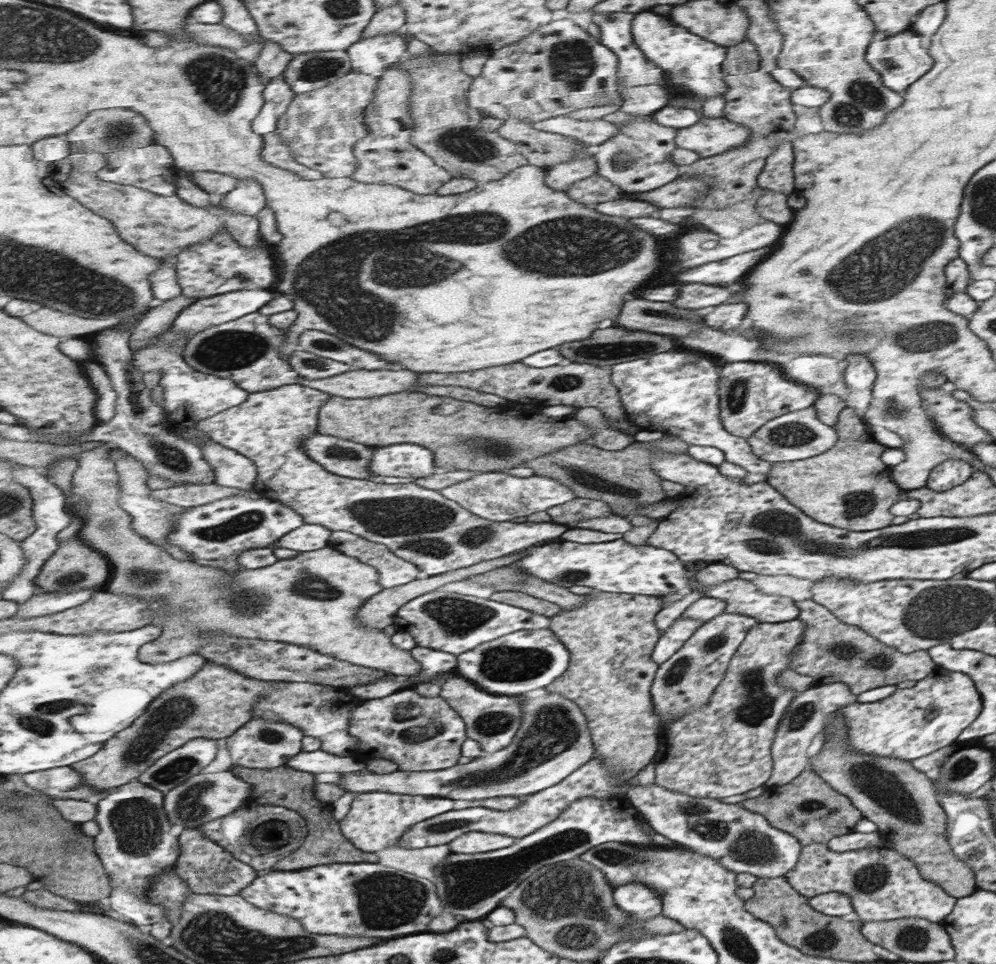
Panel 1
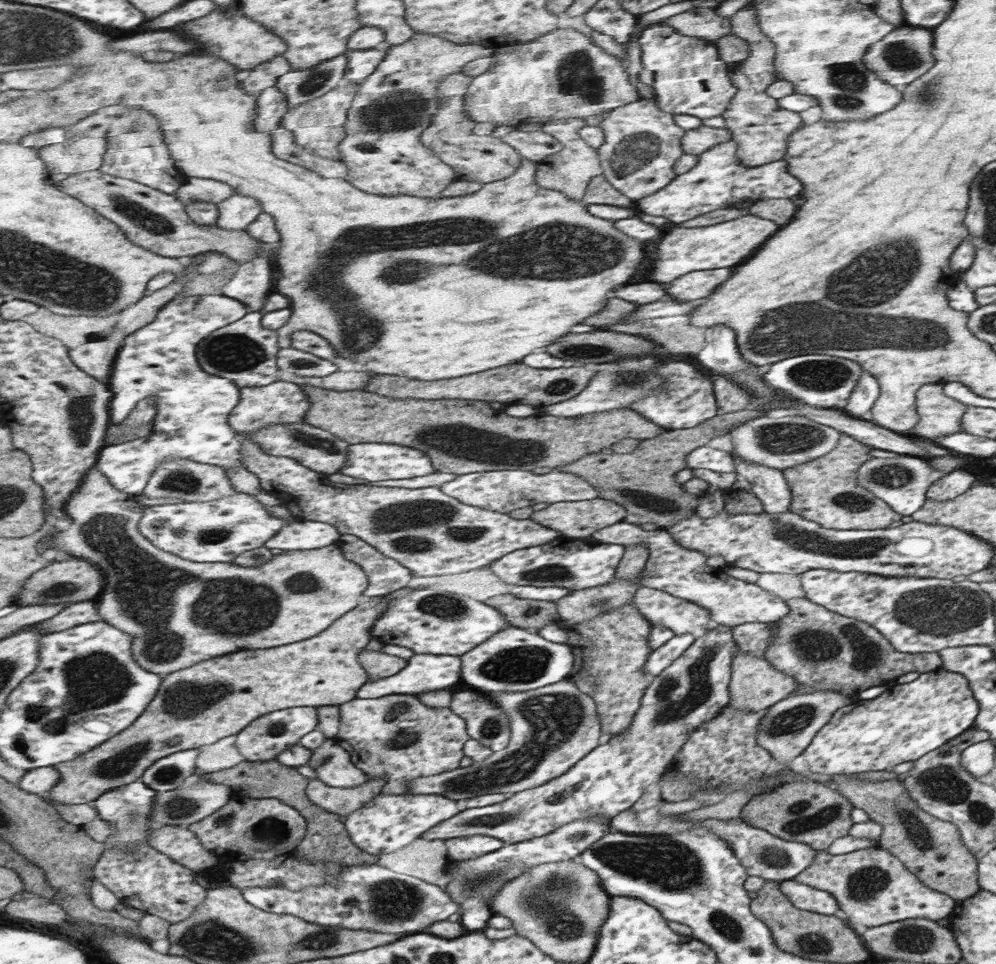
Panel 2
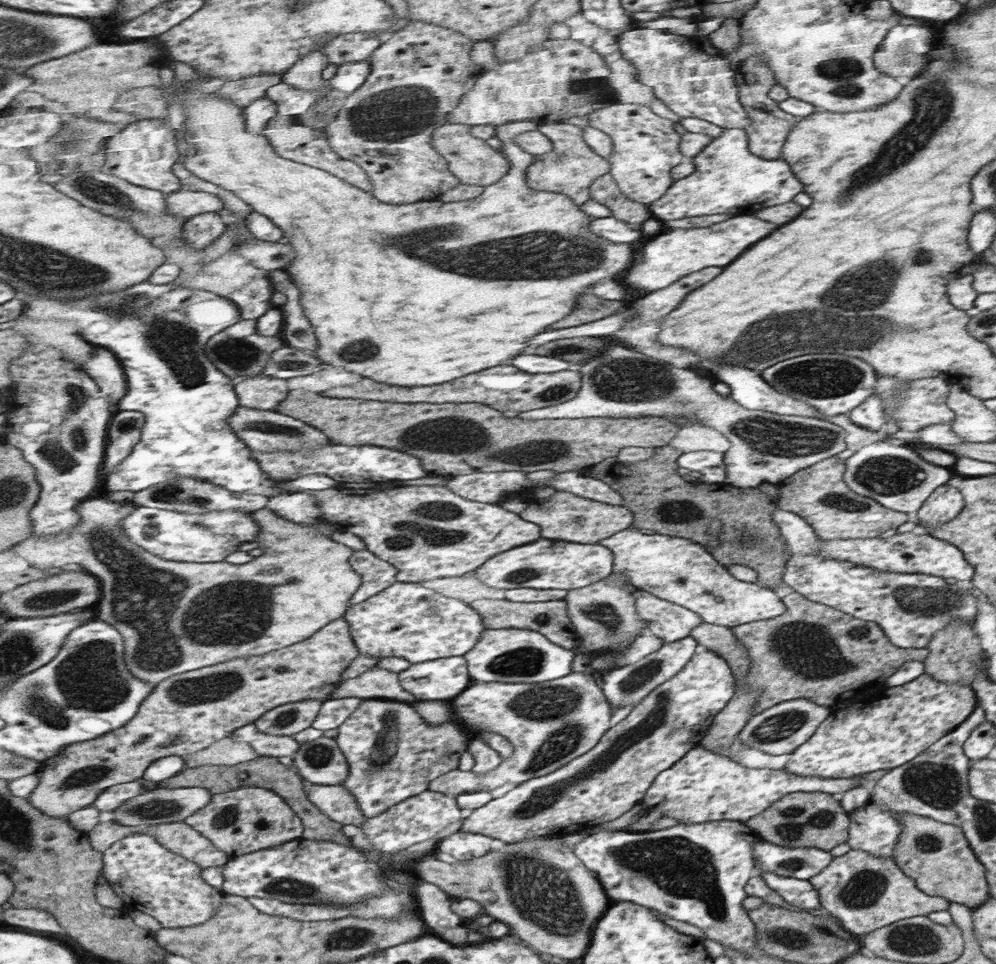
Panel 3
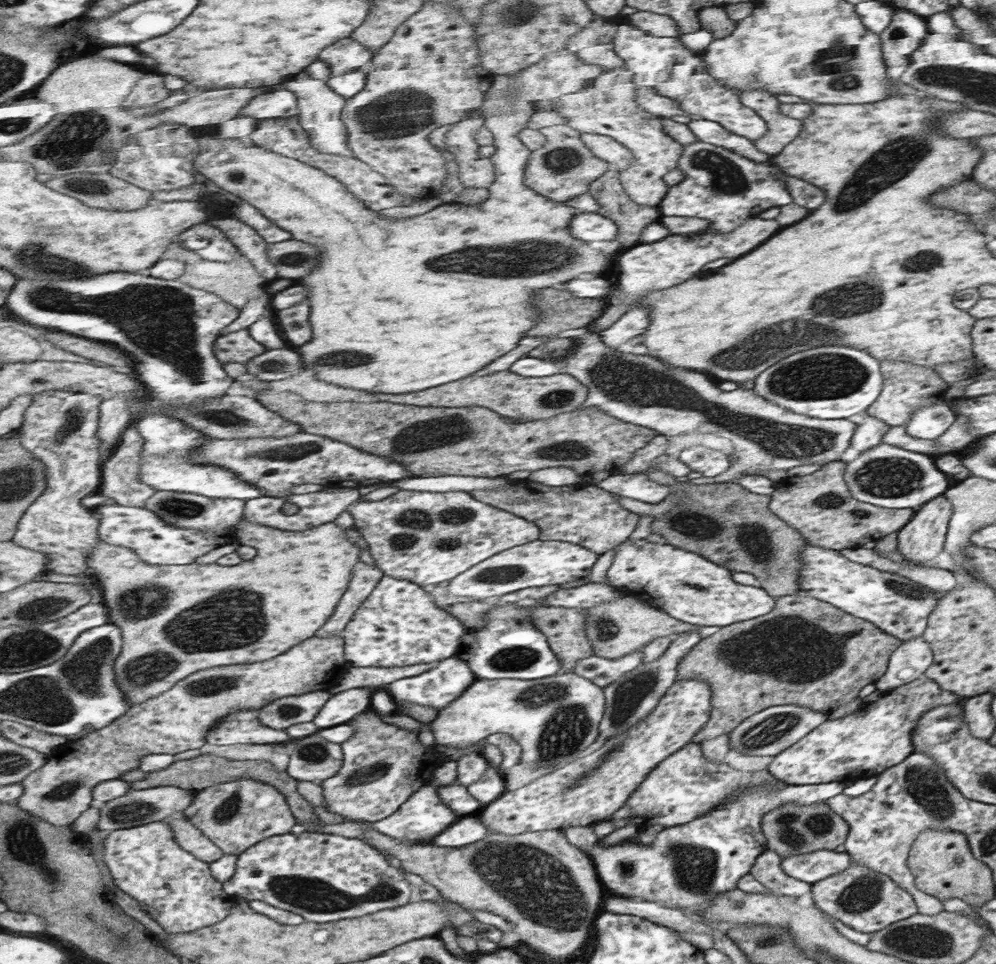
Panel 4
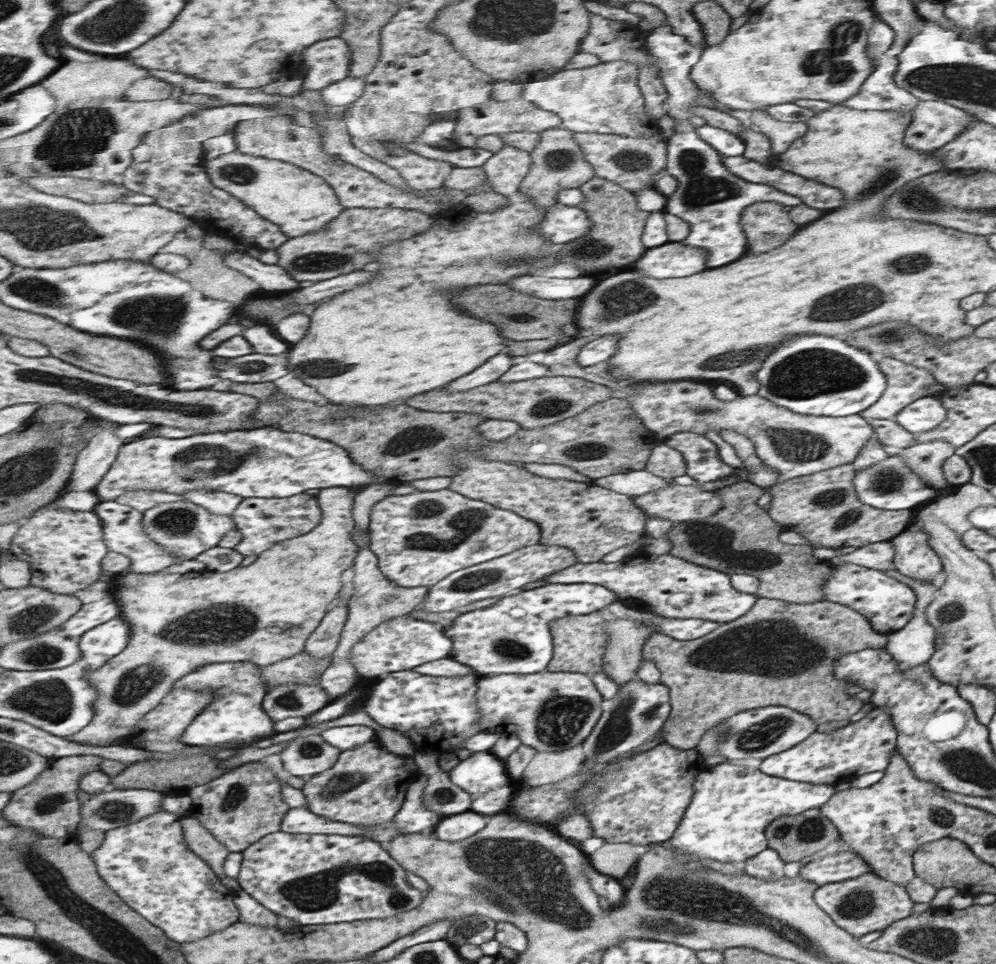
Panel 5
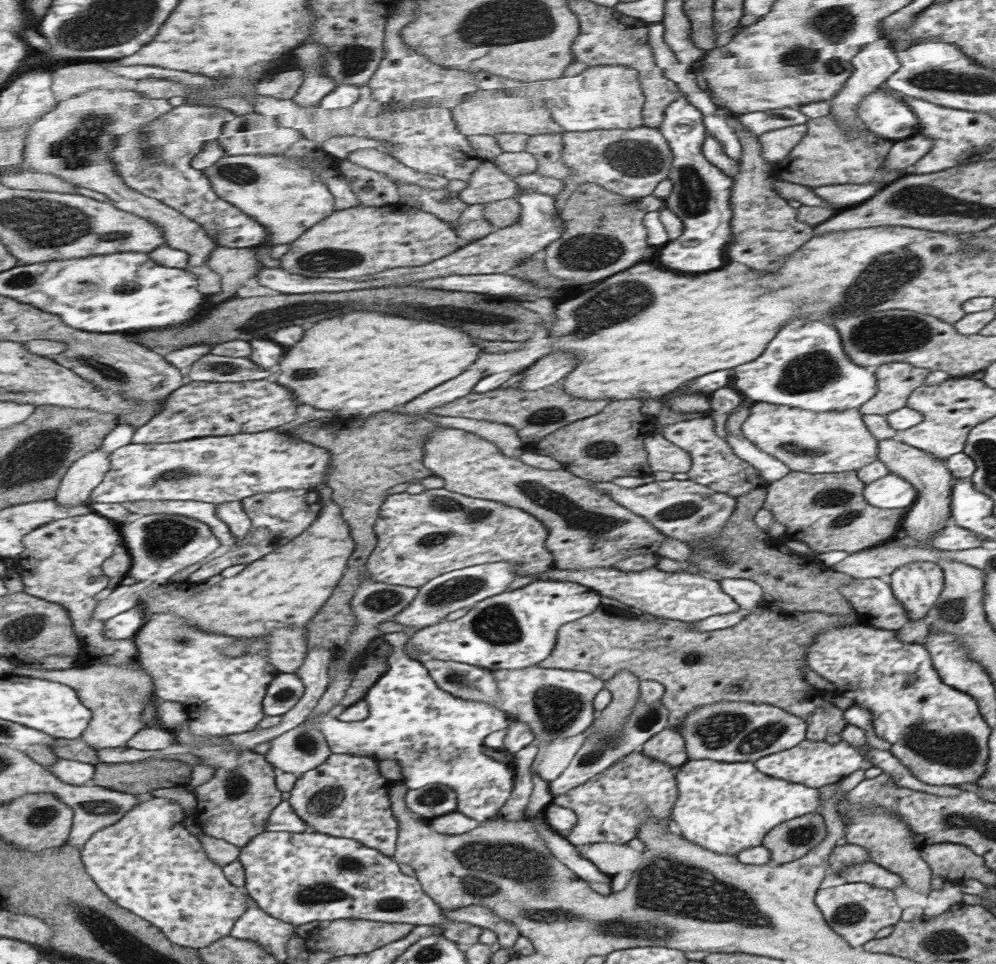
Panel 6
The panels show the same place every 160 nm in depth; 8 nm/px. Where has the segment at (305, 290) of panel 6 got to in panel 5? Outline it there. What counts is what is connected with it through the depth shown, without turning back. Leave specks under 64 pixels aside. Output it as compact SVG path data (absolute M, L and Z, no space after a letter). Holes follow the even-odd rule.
M233 251L231 254L224 256L224 260L225 265L259 282L266 294L290 294L293 291L301 290L316 283L311 280L299 282L279 264L271 266L263 264L261 260L249 256L249 254L243 254L243 251Z

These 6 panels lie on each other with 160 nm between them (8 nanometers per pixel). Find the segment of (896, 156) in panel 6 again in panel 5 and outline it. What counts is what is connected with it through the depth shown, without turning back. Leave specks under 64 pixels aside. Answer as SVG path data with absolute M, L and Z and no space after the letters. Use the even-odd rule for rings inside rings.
M918 100L912 108L911 116L910 125L905 131L904 141L907 142L905 144L907 148L915 148L915 150L939 149L955 139L957 135L961 135L969 122L976 120L964 110L936 100Z

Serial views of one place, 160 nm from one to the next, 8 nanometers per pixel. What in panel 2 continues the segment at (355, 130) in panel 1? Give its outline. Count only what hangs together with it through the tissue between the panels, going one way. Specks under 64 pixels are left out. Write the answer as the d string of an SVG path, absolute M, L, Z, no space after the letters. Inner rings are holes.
M345 82L343 85L335 87L331 92L319 96L319 98L290 108L282 121L282 125L293 133L295 143L301 145L301 140L303 140L305 149L315 151L327 159L343 161L339 146L342 144L342 140L346 138L347 116L349 116L351 105L354 103L354 98L358 95L359 89L359 83Z

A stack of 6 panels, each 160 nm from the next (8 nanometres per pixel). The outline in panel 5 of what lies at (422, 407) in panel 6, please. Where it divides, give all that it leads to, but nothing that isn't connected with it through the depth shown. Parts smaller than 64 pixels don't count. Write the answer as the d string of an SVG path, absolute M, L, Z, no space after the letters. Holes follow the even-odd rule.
M512 351L499 353L497 356L490 358L483 366L477 368L462 376L459 380L451 382L449 386L445 386L444 389L451 391L451 394L459 391L468 391L495 381L499 381L500 378L514 365L515 353Z

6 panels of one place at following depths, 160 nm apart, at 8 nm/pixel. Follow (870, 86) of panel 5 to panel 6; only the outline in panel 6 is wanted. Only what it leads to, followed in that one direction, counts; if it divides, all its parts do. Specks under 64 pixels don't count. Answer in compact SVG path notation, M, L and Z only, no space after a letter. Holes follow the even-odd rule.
M885 82L861 99L856 114L869 132L893 142L920 131L918 118Z

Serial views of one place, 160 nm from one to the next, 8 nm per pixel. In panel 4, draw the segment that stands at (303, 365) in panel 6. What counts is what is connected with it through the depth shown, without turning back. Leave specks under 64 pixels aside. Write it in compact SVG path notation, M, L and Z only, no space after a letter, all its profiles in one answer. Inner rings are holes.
M528 110L485 120L485 128L495 136L496 151L491 160L500 168L494 184L488 189L491 197L473 206L443 203L413 219L384 217L380 211L367 208L345 184L323 169L273 153L246 140L214 137L216 128L202 128L199 139L202 151L194 166L223 191L255 205L267 218L275 220L275 224L287 228L295 240L319 244L317 248L323 258L321 268L311 271L300 281L311 290L307 300L315 332L309 344L299 347L305 368L317 368L319 380L323 378L345 388L407 394L467 378L505 356L520 345L522 338L542 318L536 305L537 290L562 286L579 274L603 272L611 258L615 258L615 254L602 254L572 235L572 218L579 210L543 197L525 186L525 168L532 151L523 144L521 133L527 129L532 114L533 111ZM523 236L535 240L535 244L523 244ZM503 268L515 268L511 278L477 276L481 272L503 272Z

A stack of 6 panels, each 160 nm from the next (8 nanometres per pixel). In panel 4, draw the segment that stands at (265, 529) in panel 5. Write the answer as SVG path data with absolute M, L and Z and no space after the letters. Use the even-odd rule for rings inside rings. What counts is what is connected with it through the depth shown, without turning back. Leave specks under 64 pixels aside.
M339 488L338 491L319 491L307 494L291 494L286 497L259 496L246 501L244 518L254 523L281 530L306 531L333 522L348 506L361 498L358 488Z

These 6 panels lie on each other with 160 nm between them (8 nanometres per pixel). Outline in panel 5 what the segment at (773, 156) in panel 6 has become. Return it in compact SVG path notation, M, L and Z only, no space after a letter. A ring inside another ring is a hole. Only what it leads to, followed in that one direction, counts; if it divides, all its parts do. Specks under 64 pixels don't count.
M753 109L751 111L751 122L753 127L767 138L773 155L785 152L794 142L795 138L801 138L806 134L806 125L803 121L783 122L774 120L766 109Z

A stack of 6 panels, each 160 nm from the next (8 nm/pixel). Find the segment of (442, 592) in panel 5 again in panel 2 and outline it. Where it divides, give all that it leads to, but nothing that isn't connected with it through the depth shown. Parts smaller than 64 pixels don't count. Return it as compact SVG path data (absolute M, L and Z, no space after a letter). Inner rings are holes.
M561 535L549 544L522 548L489 565L493 574L509 586L559 586L572 591L598 587L614 580L625 548L620 544L588 543Z

